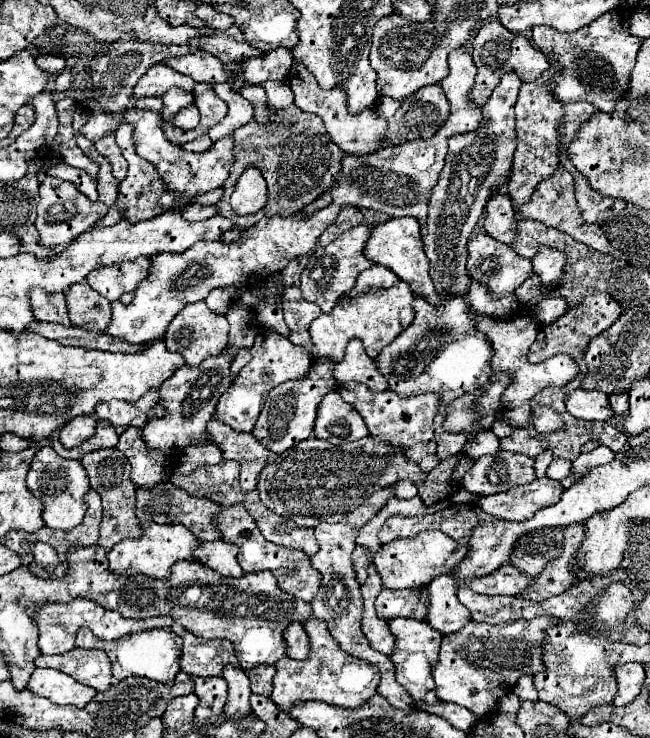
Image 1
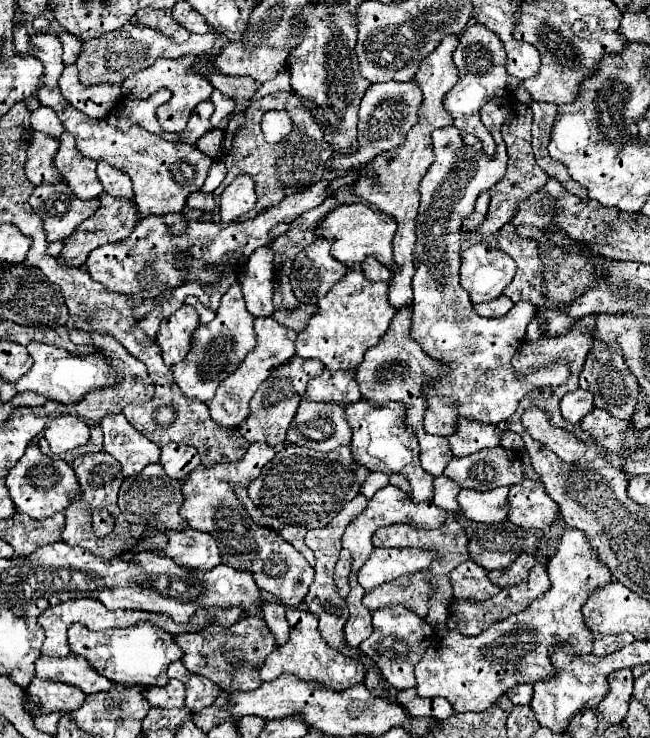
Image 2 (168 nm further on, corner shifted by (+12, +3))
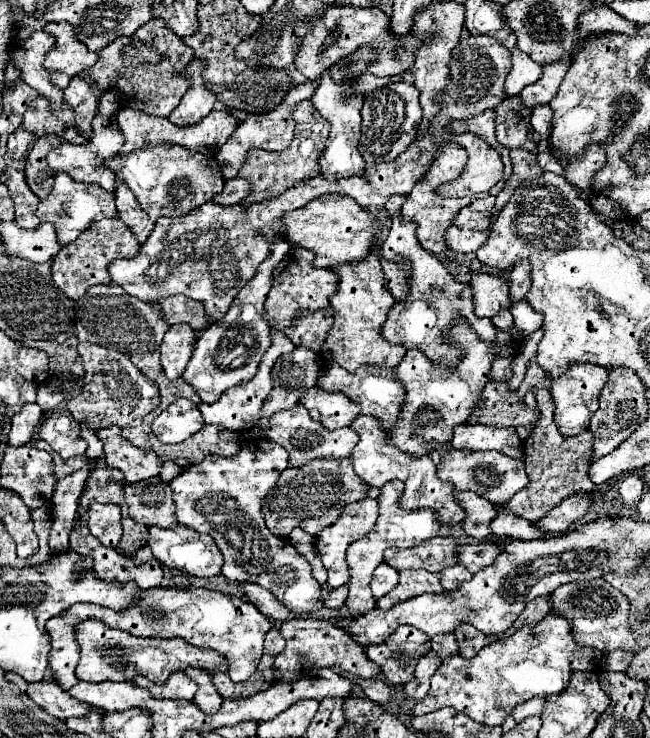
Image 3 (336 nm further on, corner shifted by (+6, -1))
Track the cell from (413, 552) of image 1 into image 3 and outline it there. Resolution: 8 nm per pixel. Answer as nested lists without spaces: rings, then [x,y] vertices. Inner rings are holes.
[[[382,562],[374,570],[374,578],[372,578],[372,584],[370,584],[374,598],[386,596],[396,584],[398,584],[398,570],[392,568],[392,566],[388,566],[386,562]]]

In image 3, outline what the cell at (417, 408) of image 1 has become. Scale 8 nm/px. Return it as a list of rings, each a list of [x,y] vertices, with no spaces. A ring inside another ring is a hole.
[[[360,414],[352,422],[352,428],[360,436],[360,442],[356,444],[356,448],[352,452],[352,462],[354,462],[356,474],[364,482],[368,482],[370,486],[378,486],[380,488],[380,486],[384,486],[390,480],[400,480],[400,482],[404,482],[404,496],[400,498],[400,506],[404,510],[434,508],[440,514],[440,522],[444,522],[444,524],[460,524],[462,522],[462,518],[464,518],[462,508],[452,498],[454,486],[450,486],[450,482],[442,482],[436,476],[436,464],[432,462],[432,458],[428,454],[412,456],[412,454],[402,452],[396,446],[392,446],[392,442],[388,440],[386,432],[382,430],[382,424],[378,422],[378,418]]]

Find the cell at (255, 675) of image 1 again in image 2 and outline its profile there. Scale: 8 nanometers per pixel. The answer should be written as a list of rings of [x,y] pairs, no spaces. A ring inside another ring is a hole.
[[[256,614],[254,618],[248,616],[244,622],[238,622],[232,628],[208,626],[204,632],[180,634],[180,636],[174,636],[174,640],[184,650],[182,664],[188,668],[188,672],[210,678],[224,692],[256,690],[262,684],[258,670],[262,668],[266,656],[276,648],[272,632],[268,630],[268,626],[260,614]],[[236,656],[240,656],[240,660],[244,660],[240,668],[232,668],[232,660]]]

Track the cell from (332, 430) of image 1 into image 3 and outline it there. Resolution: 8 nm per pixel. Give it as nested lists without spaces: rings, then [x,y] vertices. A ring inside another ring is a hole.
[[[302,404],[294,406],[292,410],[274,414],[270,422],[270,434],[266,438],[278,442],[288,450],[290,466],[302,466],[306,460],[314,460],[314,458],[344,458],[350,456],[352,448],[358,444],[358,434],[352,428],[328,430],[318,420],[312,420],[310,412]]]

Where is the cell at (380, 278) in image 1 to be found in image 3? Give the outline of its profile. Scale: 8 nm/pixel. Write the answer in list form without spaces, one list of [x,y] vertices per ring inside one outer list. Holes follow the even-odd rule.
[[[380,256],[380,264],[382,264],[382,272],[384,272],[384,286],[386,290],[396,298],[396,300],[404,300],[408,296],[408,280],[406,280],[406,266],[402,266],[400,262],[390,262],[384,256]]]

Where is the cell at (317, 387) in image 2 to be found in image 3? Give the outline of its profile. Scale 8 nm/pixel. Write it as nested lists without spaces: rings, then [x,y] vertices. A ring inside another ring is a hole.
[[[318,386],[306,390],[306,394],[302,394],[300,403],[308,410],[316,408],[320,410],[320,422],[330,430],[350,426],[352,420],[360,414],[358,402],[350,400],[342,392],[328,392]]]

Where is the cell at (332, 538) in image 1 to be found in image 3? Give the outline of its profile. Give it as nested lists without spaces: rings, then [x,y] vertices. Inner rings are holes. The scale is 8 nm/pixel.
[[[364,498],[364,500],[358,500],[358,502],[350,504],[350,506],[346,506],[346,510],[340,514],[338,522],[332,524],[332,526],[328,526],[328,528],[324,528],[316,536],[314,544],[316,544],[316,550],[318,550],[320,558],[322,558],[322,562],[324,562],[324,568],[328,570],[328,582],[326,582],[326,586],[330,590],[348,582],[350,576],[348,576],[348,566],[346,566],[346,548],[352,542],[356,542],[358,538],[366,536],[374,528],[376,520],[378,520],[378,502],[372,500],[372,498]]]

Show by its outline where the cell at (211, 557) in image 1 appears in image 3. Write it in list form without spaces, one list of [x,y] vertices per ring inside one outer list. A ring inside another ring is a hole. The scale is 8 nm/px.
[[[178,524],[174,530],[162,530],[162,528],[148,528],[150,540],[148,546],[154,554],[156,560],[160,560],[168,568],[176,568],[182,574],[192,574],[192,576],[216,576],[222,570],[224,558],[214,540],[208,534],[200,534],[196,530],[190,530],[188,526]]]

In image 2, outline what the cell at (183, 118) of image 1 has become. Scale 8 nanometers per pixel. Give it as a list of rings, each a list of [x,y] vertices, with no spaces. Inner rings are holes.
[[[194,54],[176,58],[176,60],[156,60],[152,66],[140,70],[140,74],[132,74],[130,78],[126,78],[126,82],[122,84],[122,96],[128,100],[146,100],[150,94],[154,94],[158,88],[168,88],[172,92],[172,100],[161,105],[157,109],[157,117],[160,126],[168,132],[180,132],[186,128],[188,118],[192,116],[192,110],[204,102],[210,100],[212,96],[212,84],[206,78],[200,78],[200,74],[192,74],[192,58],[196,58]]]

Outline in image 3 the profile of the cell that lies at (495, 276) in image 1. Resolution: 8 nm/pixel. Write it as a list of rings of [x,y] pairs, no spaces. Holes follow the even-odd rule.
[[[474,272],[472,280],[472,302],[474,302],[474,314],[492,318],[504,308],[510,308],[510,292],[508,282],[494,272]]]

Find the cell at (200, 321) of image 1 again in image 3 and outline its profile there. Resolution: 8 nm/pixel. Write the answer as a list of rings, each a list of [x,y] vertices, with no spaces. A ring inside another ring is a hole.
[[[174,324],[164,334],[164,340],[160,344],[160,362],[164,368],[164,374],[174,380],[182,376],[182,370],[186,368],[194,344],[196,344],[196,330],[190,324]]]

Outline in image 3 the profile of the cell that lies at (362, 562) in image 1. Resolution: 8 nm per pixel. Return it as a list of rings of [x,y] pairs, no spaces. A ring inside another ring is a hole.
[[[348,584],[332,590],[332,592],[328,594],[328,598],[324,600],[324,606],[326,606],[326,608],[340,608],[340,606],[344,606],[346,598],[348,598]]]

